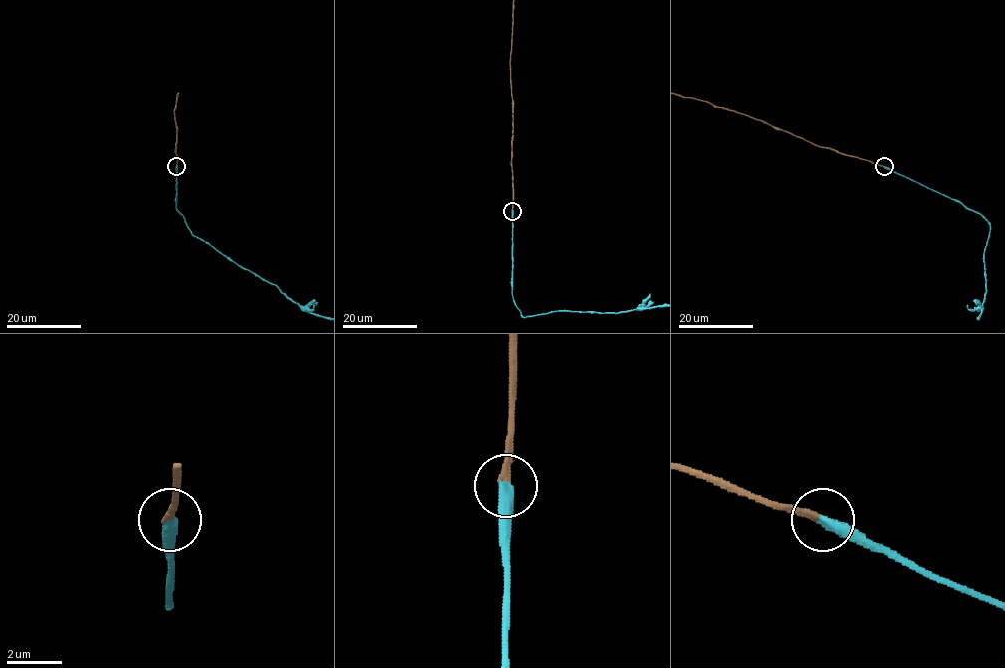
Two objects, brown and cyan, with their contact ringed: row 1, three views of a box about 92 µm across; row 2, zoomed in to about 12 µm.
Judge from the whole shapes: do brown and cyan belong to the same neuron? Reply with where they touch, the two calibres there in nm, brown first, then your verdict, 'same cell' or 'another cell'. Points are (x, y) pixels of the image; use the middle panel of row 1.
(512, 211) | 220/440 nm | same cell

